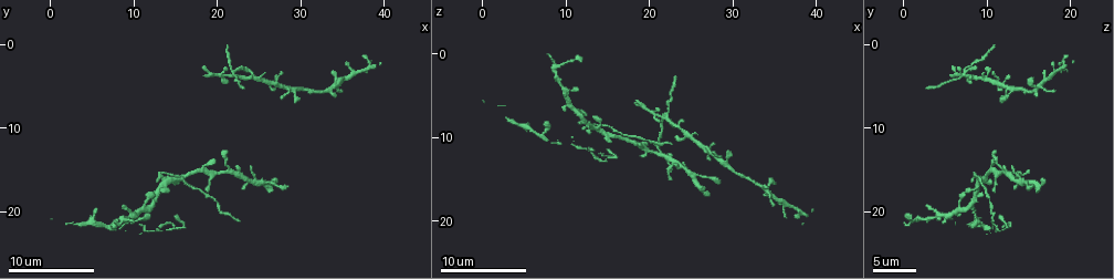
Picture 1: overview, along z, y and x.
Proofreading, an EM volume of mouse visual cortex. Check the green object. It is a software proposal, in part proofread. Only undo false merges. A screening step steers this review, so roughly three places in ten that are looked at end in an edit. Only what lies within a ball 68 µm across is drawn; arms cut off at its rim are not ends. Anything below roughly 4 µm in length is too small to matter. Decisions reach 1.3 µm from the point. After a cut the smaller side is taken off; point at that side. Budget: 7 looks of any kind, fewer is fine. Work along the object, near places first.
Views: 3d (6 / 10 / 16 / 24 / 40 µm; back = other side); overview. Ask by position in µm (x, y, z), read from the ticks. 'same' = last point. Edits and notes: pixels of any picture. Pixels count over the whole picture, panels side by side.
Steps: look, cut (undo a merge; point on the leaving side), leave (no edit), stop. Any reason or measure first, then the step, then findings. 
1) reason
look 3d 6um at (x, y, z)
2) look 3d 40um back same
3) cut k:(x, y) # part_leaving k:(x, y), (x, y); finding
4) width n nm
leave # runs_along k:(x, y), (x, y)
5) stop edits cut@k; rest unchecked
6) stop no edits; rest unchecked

three arms meet
look 3d 16um at (33.2, 5.6, 15.4)

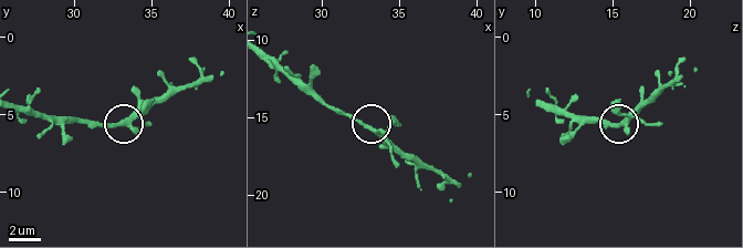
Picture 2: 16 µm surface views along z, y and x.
leave # all the same cell

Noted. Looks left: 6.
four or more arms meet
look 3d 10um at (21.4, 3.8, 7.4)

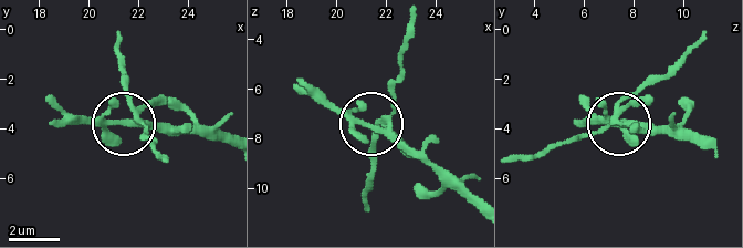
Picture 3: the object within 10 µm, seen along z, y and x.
look 3d 10um back at (21.5, 3.8, 7.5)

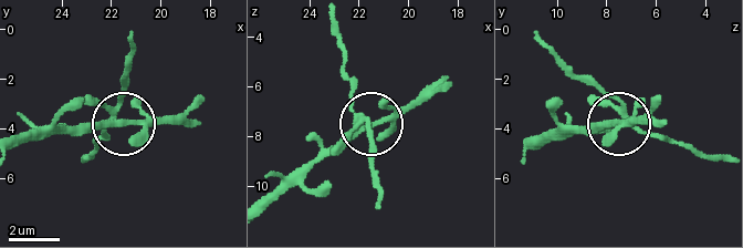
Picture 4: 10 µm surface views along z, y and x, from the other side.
width 230 nm
cut 4:(93, 97) # part_leaving 4:(355, 116), (336, 23); a second cell is stuck on

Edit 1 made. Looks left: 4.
side arm on a straight run
look 3d 16um at (21.6, 15.0, 12.2)

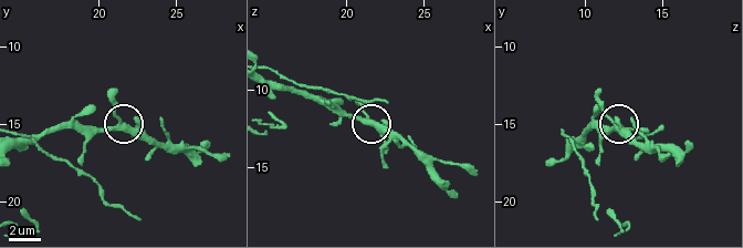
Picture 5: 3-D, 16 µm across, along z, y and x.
look 3d 16um back at (21.4, 15.4, 12.2)

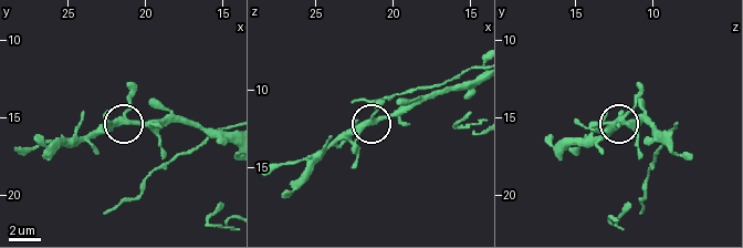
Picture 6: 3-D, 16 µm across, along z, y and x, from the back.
leave # all the same cell

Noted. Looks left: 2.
stop edits cut@4; rest unchecked

